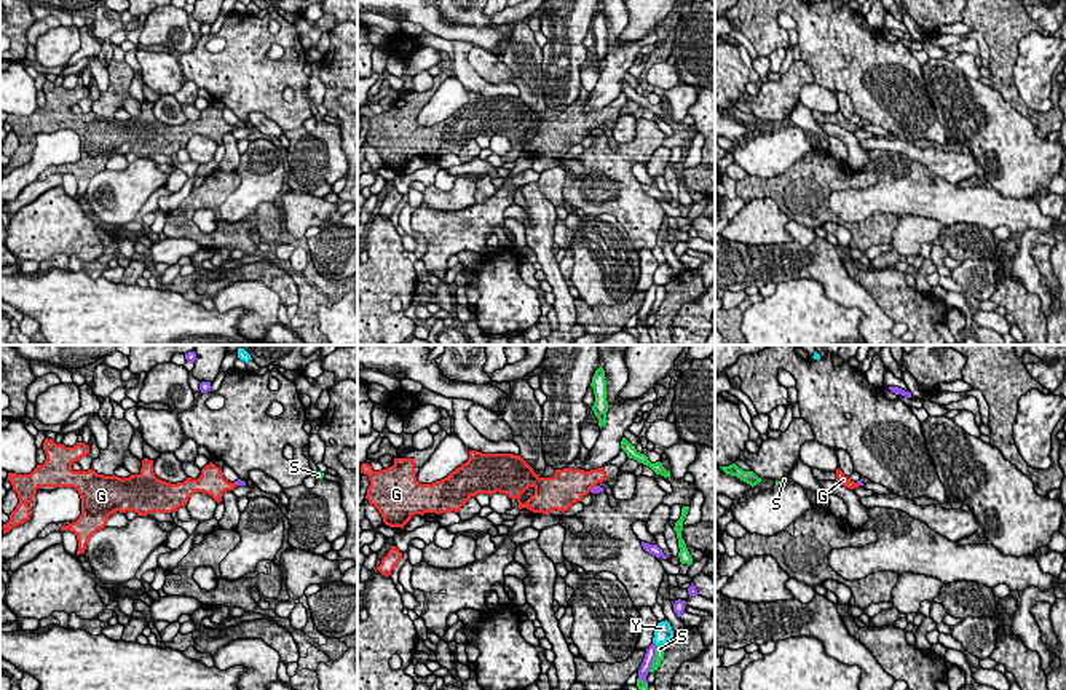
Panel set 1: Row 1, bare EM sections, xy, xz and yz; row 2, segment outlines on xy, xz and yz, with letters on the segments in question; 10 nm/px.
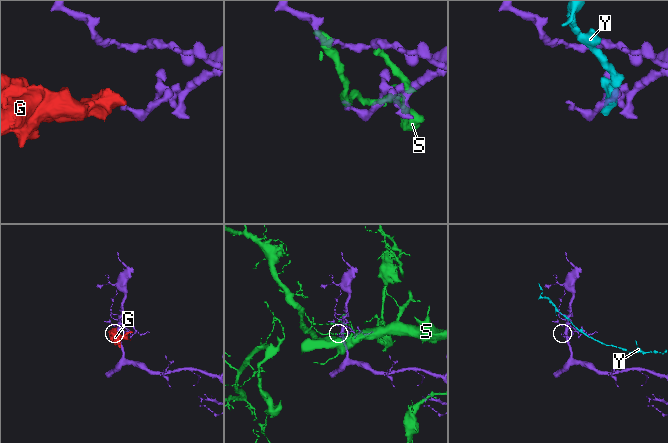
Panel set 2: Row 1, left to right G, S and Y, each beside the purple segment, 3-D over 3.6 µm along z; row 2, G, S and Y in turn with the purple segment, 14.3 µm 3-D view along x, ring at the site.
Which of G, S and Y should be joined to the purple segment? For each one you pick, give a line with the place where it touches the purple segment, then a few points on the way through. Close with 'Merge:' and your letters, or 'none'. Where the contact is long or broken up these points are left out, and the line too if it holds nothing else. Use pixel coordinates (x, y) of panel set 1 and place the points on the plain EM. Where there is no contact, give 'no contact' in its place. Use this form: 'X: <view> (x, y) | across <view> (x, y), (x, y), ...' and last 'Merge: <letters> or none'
Merge: none

